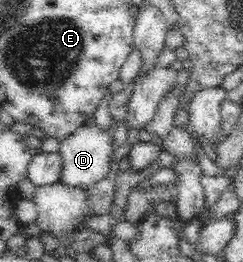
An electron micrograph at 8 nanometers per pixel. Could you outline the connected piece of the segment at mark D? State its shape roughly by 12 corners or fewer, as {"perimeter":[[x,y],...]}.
{"perimeter":[[81,126],[61,140],[58,182],[86,189],[109,174],[112,132]]}

